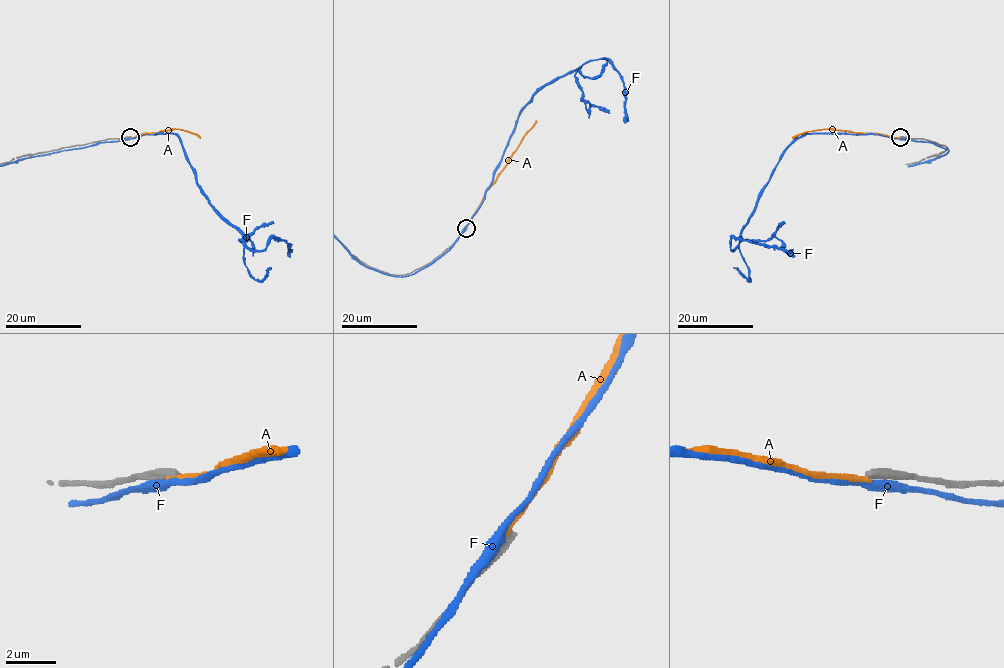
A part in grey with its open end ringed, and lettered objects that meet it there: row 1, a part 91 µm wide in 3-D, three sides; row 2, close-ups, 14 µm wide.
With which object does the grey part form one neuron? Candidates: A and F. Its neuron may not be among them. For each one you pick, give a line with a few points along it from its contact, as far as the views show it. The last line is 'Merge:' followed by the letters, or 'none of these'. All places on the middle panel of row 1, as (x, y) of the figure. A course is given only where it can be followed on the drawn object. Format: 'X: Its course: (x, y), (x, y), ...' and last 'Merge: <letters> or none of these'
Merge: none of these

